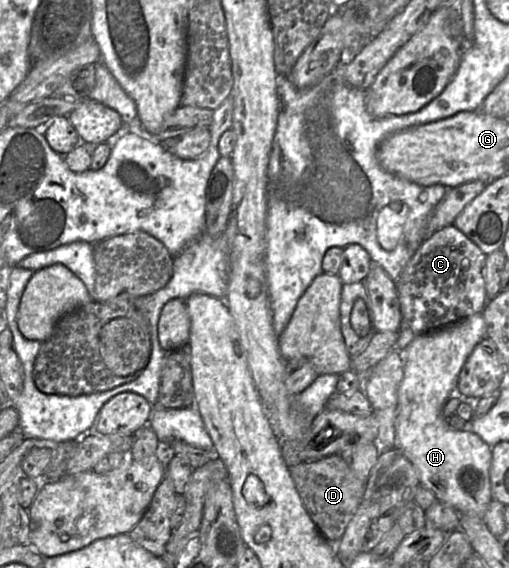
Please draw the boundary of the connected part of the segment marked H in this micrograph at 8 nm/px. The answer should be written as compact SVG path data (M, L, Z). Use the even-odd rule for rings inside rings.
M482 313L473 314L459 322L438 330L416 334L403 351L404 375L398 389L395 413L395 448L399 449L415 467L420 485L429 489L435 498L452 506L459 514L484 515L492 502L490 466L492 447L472 431L456 431L449 427L442 408L452 395L462 397L456 390L459 373L476 345L486 337Z

